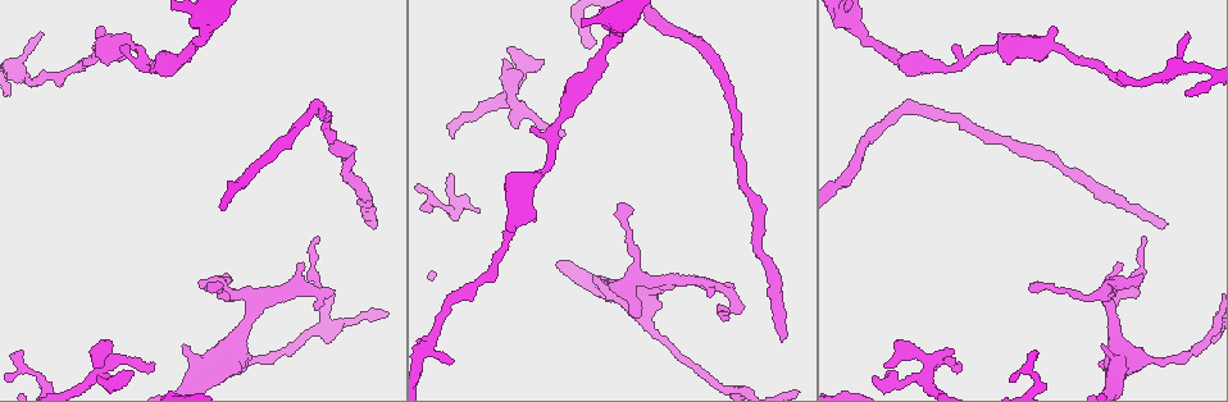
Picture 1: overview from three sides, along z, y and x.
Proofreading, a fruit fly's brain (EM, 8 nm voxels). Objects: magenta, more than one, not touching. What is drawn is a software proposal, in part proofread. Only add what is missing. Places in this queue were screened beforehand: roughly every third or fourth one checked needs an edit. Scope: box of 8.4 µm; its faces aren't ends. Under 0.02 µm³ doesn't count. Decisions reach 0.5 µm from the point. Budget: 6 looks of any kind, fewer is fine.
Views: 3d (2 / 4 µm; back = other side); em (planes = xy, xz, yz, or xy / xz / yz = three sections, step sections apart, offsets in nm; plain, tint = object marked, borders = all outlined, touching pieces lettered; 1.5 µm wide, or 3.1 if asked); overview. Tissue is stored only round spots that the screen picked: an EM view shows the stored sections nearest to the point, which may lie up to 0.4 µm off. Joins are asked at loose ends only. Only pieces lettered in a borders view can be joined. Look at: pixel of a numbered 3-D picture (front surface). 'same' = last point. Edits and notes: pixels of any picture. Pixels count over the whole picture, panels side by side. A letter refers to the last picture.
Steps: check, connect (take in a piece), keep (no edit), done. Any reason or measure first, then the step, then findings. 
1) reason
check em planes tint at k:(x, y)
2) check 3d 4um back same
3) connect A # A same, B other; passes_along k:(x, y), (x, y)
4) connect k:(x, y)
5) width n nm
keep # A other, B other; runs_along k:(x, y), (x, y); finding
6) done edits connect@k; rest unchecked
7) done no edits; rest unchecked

branch stops here
check 3d 2um at 1:(41, 32)

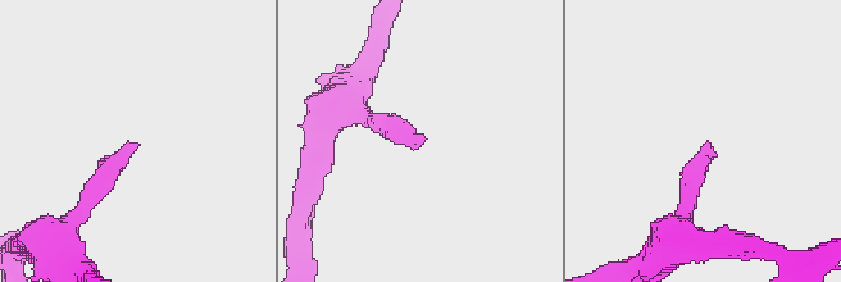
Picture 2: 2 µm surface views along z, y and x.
need the tissue
check em yz step 4 tint at 2:(140, 144)

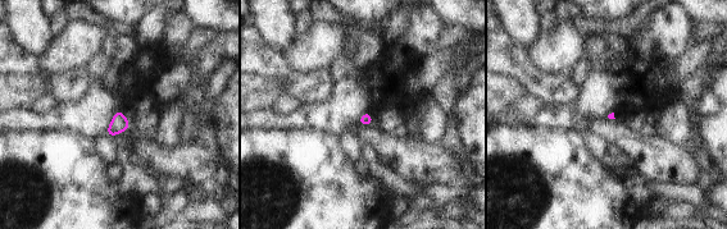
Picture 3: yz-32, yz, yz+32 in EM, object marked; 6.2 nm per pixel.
check em planes borders same

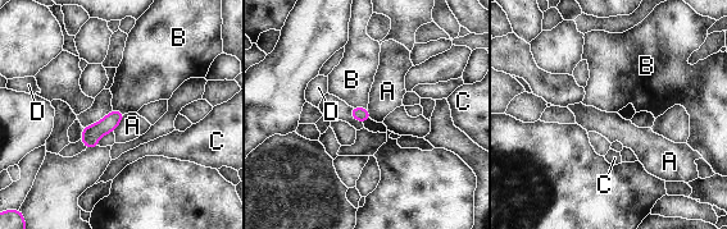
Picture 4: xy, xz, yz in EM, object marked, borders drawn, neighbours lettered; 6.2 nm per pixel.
width 90 nm
keep # A other, B other, C other, D other; no lettered piece goes on from it

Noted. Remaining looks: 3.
an open end
check 3d 2um at 1:(512, 125)

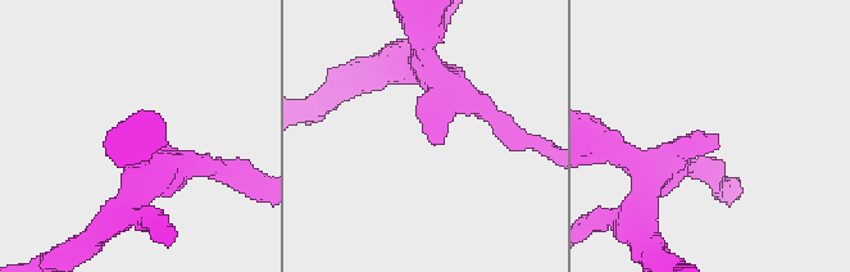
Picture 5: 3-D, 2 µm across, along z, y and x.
check em planes borders at 5:(431, 142)

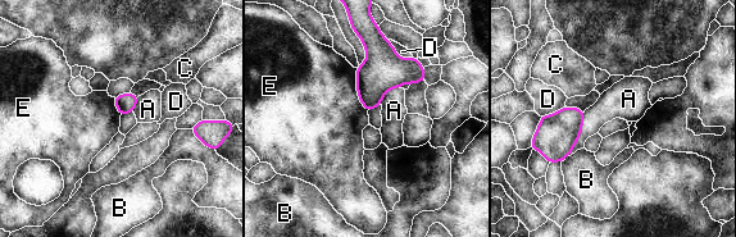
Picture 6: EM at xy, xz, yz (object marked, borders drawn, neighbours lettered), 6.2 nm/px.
width 130 nm
keep # A other, B other, C other, D other, E other; border 6:(355, 68), (357, 95), (367, 113); no lettered piece goes on from it

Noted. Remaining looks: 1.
done no edits; rest unchecked

